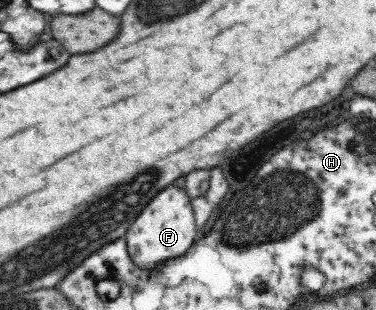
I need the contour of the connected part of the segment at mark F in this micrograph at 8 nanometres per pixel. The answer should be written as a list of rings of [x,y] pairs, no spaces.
[[[171,185],[138,214],[124,239],[130,260],[136,268],[158,270],[160,264],[184,256],[194,246],[196,236],[198,236],[198,227],[191,199],[186,194],[186,190]]]

